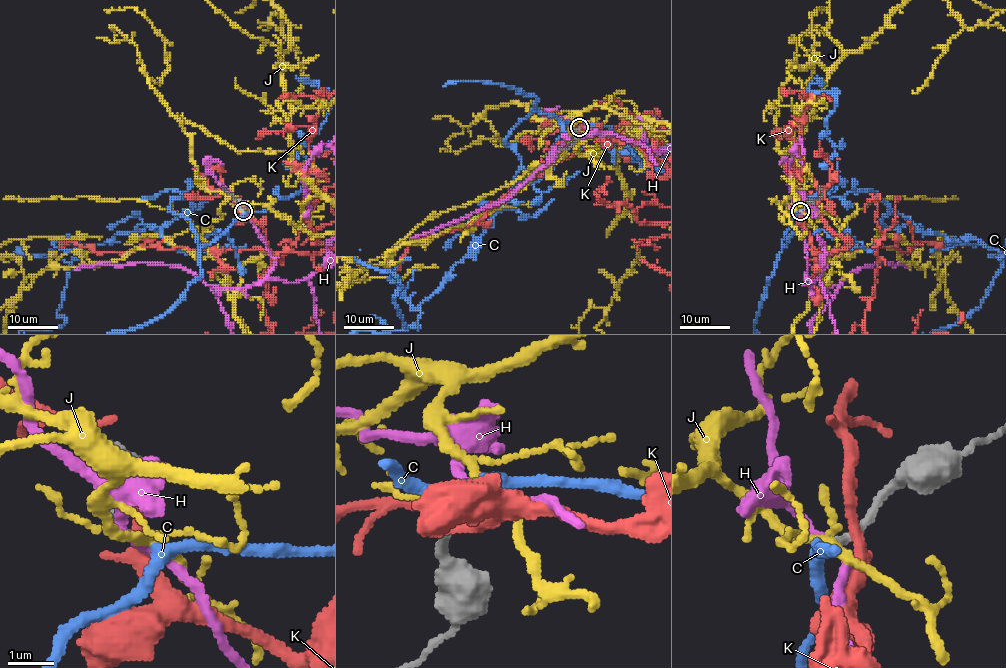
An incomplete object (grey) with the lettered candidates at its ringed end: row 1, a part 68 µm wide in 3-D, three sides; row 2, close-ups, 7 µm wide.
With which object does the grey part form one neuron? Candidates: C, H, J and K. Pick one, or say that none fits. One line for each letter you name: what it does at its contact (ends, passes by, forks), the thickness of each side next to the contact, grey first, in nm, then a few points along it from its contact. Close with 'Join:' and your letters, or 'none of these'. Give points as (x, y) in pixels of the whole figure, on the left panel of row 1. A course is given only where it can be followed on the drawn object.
C: it passes by; 140 nm thick on the grey side, 240 nm on the other
Join: C

